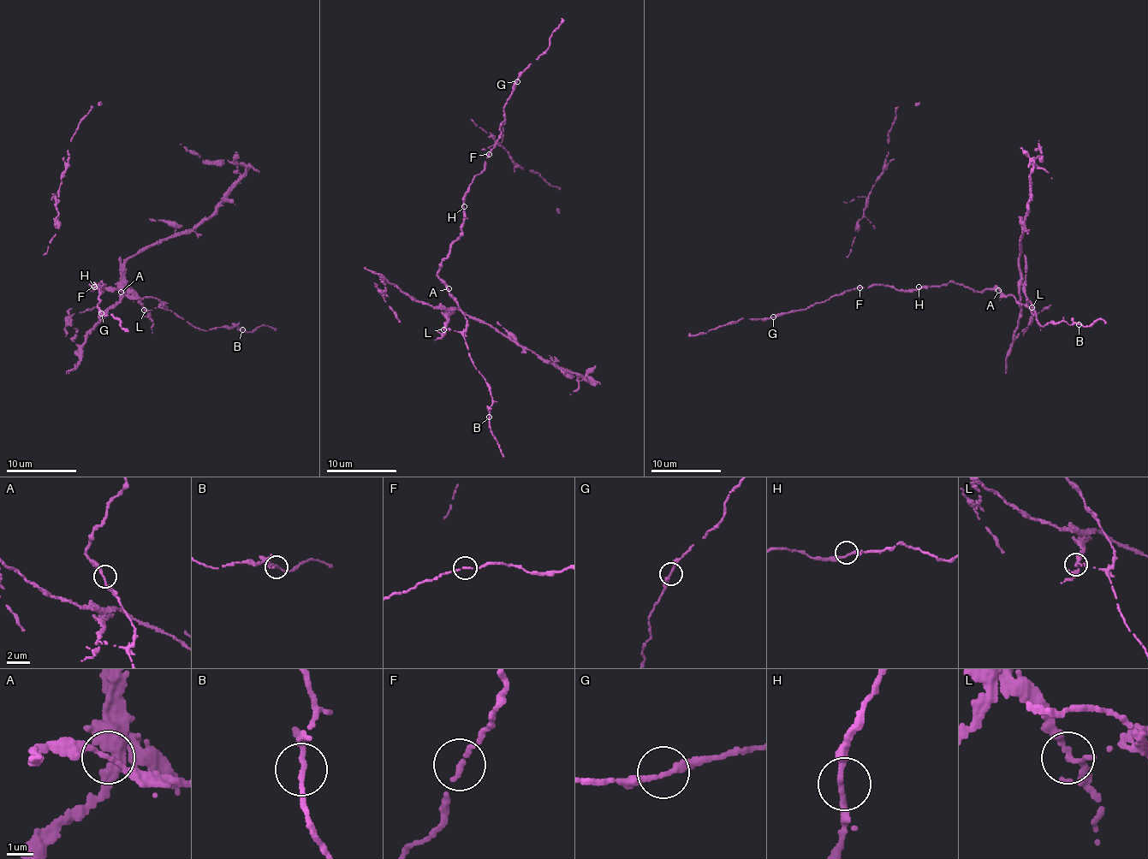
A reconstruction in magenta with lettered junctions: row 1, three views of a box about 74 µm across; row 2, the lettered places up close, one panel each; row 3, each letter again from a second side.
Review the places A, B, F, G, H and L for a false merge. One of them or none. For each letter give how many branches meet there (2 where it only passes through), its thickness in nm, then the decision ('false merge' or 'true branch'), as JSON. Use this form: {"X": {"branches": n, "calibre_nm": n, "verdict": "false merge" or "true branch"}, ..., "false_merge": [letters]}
{"A": {"branches": 2, "calibre_nm": 190, "verdict": "true branch"}, "B": {"branches": 3, "calibre_nm": 150, "verdict": "true branch"}, "F": {"branches": 1, "calibre_nm": 260, "verdict": "true branch"}, "G": {"branches": 2, "calibre_nm": 240, "verdict": "true branch"}, "H": {"branches": 2, "calibre_nm": 240, "verdict": "true branch"}, "L": {"branches": 3, "calibre_nm": 160, "verdict": "false merge"}, "false_merge": ["L"]}

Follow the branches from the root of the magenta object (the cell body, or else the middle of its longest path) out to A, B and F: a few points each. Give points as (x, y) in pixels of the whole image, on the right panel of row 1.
A: (986, 288), (998, 290)
B: (986, 288), (999, 288), (1007, 297), (1013, 294), (1019, 303), (1029, 306), (1043, 327), (1060, 321), (1079, 324)
F: (986, 288), (976, 292), (953, 281), (907, 291), (889, 286), (859, 287)

